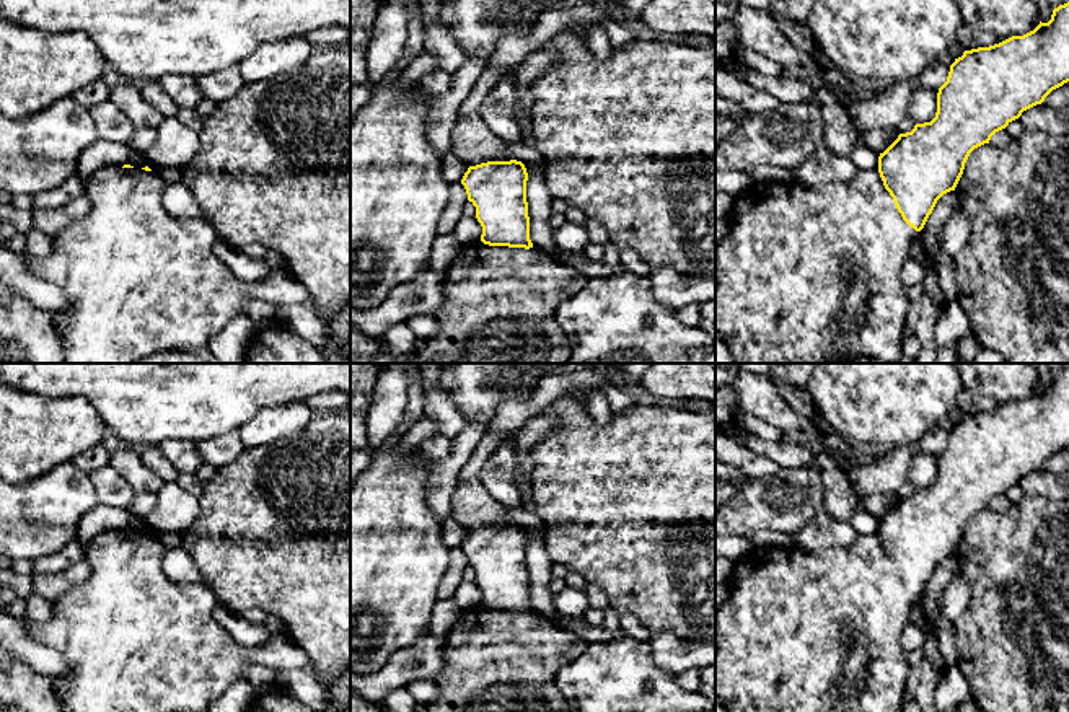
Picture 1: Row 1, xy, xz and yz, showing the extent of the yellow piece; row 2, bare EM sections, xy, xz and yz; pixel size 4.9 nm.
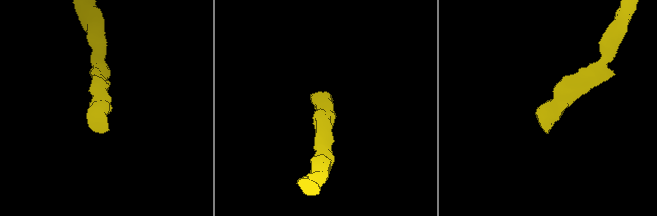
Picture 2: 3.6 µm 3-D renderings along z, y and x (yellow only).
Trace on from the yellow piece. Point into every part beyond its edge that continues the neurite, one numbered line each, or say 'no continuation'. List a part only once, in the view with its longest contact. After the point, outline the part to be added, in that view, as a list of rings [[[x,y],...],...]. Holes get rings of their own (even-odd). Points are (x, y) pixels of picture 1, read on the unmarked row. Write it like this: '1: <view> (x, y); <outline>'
1: yz (800, 631); [[[878,533],[859,534],[851,547],[829,547],[818,552],[808,552],[798,546],[753,547],[733,564],[725,587],[727,600],[715,611],[715,696],[727,712],[903,712],[904,691],[913,668],[901,647],[901,635],[919,596],[903,585],[883,551]]]

